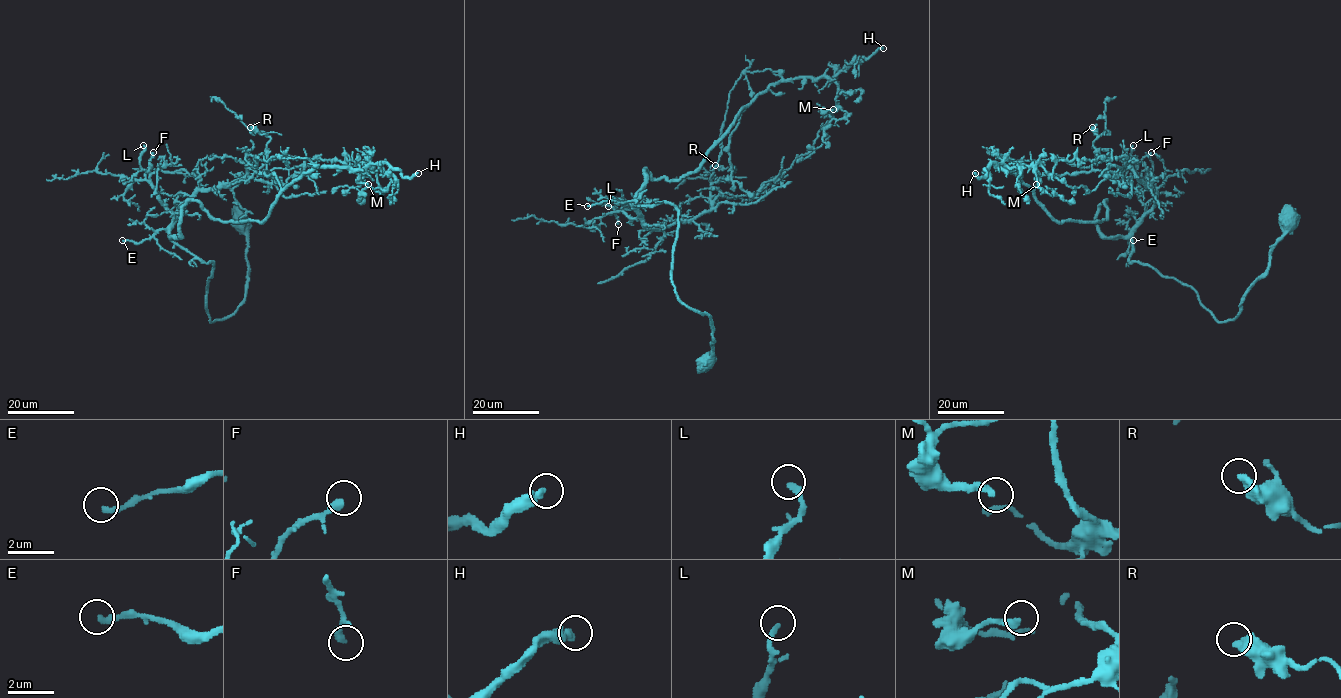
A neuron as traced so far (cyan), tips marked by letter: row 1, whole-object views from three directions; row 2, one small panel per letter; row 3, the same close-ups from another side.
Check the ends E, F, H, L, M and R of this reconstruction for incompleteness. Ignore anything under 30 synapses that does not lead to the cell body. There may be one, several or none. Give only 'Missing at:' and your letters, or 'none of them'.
Missing at: H

